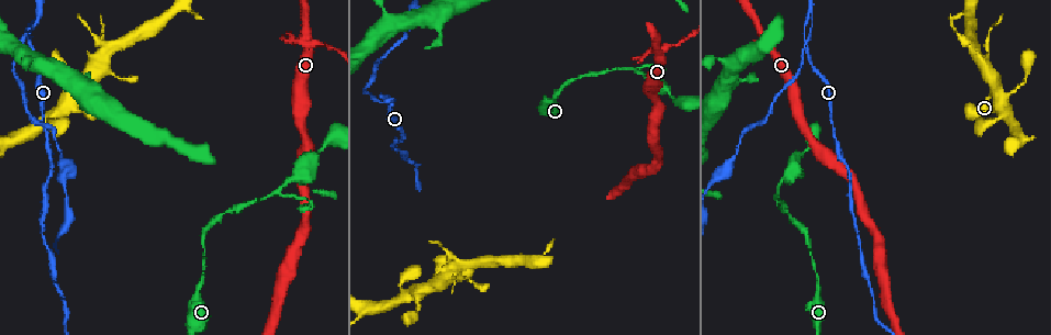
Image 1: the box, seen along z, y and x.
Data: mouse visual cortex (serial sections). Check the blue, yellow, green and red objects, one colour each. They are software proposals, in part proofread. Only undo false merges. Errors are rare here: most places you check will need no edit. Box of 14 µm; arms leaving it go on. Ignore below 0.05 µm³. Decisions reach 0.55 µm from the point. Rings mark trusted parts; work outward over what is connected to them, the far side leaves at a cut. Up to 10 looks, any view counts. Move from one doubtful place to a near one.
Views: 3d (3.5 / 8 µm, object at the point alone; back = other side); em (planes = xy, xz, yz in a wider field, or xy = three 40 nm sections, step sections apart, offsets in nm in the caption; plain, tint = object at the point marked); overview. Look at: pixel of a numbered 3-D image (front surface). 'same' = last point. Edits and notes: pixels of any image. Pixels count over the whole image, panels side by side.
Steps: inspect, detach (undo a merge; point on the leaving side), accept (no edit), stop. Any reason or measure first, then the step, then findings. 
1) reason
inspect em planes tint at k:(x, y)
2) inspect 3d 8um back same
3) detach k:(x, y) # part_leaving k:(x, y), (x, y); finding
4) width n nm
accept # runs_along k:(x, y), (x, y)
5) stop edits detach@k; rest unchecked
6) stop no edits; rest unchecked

sharp bend
inspect 3d 3.5um at 1:(810, 18)

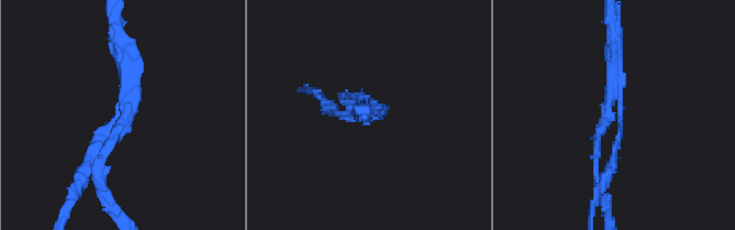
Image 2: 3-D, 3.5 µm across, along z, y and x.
arms 3; arm_widths 100, 100, 250 nm
inspect em xy step 3 tint at 2:(609, 119)

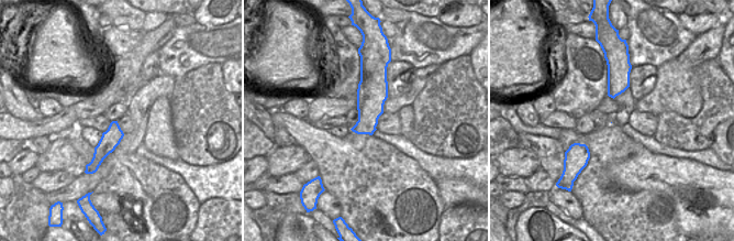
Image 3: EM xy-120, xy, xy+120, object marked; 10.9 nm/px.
inspect em xy step 1 tint same

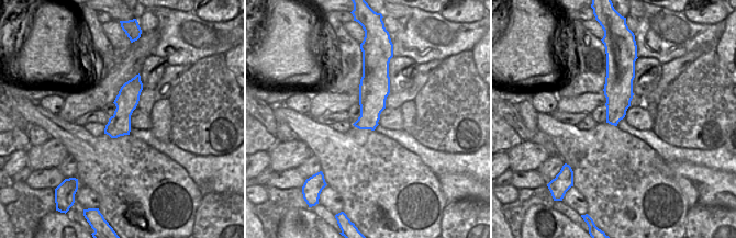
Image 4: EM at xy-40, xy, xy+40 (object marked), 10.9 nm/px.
detach 2:(93, 143) # part_leaving 2:(616, 118), (616, 159), (594, 206); two cells meet here

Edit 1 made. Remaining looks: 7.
narrows sharply
inspect 3d 8um at 1:(835, 128)

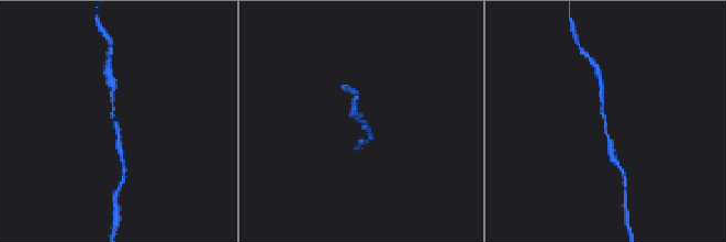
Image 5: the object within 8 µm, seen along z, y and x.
inspect 3d 3.5um at 5:(361, 121)

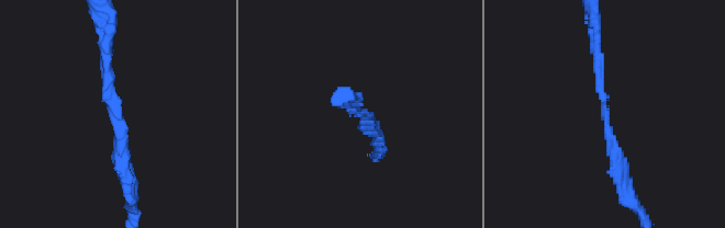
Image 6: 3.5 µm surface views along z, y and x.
arm_widths 150, 200 nm; shape alone is not enough
inspect em xy step 2 tint at 6:(355, 115)

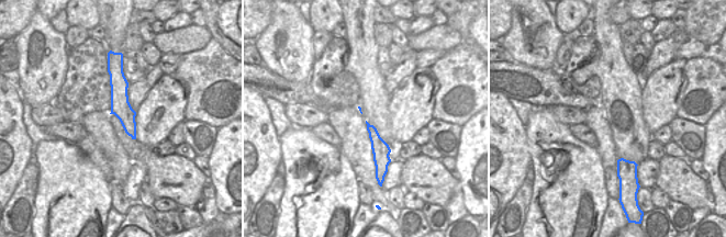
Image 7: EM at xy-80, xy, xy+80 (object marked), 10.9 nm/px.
width 140 nm
accept # runs_along 6:(594, 33), (605, 124), (620, 174); all the same cell

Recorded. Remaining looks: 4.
side arm on a straight run
inspect 3d 3.5um at 1:(983, 65)

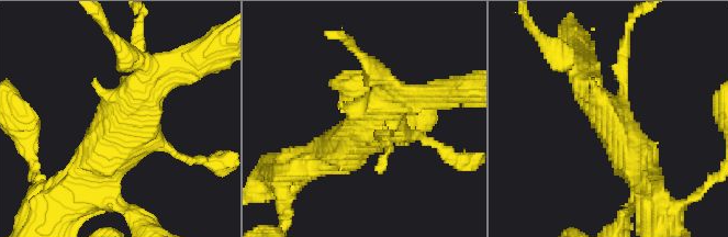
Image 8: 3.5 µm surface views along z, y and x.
shape alone is not enough
inspect em xy step 3 tint at 8:(610, 118)

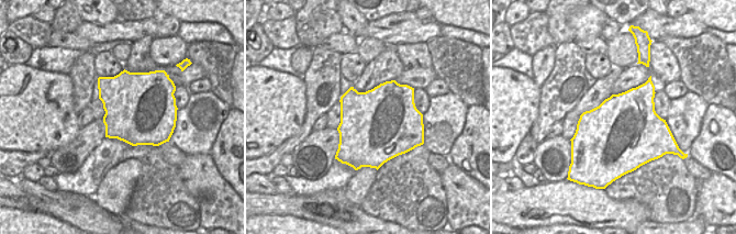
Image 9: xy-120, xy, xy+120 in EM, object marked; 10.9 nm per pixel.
another direction
inspect em planes tint same

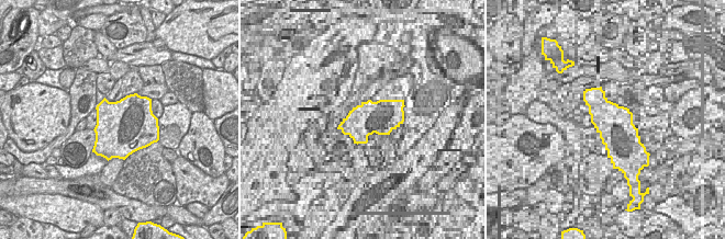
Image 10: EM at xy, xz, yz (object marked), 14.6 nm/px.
accept # all the same cell

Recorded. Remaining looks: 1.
two arms in line, one across
inspect 3d 3.5um back at 1:(306, 37)

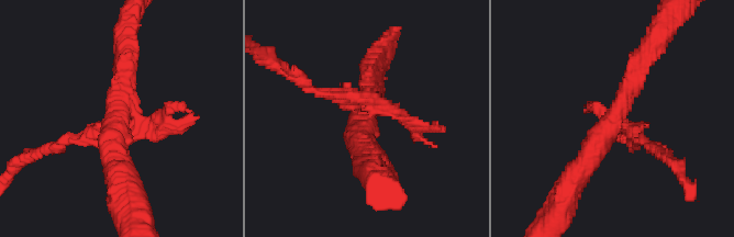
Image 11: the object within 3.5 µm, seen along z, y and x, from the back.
detach 11:(420, 127) # part_leaving 11:(360, 103), (313, 92), (273, 65); two cells meet here

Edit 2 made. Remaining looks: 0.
stop edits detach@2, detach@11; rest unchecked

